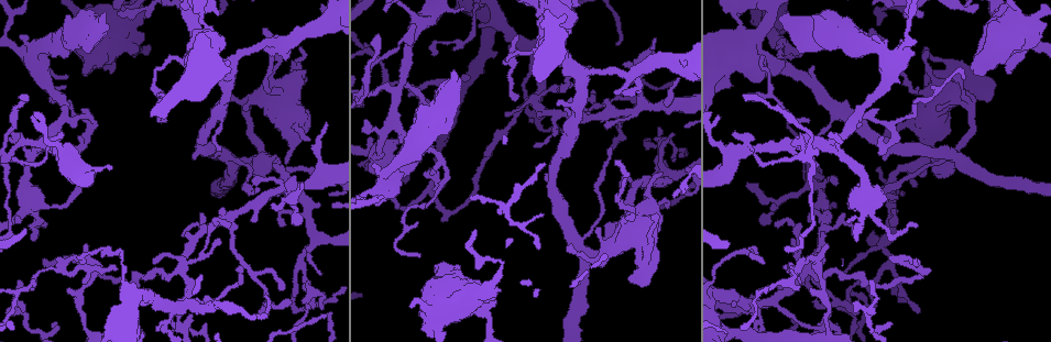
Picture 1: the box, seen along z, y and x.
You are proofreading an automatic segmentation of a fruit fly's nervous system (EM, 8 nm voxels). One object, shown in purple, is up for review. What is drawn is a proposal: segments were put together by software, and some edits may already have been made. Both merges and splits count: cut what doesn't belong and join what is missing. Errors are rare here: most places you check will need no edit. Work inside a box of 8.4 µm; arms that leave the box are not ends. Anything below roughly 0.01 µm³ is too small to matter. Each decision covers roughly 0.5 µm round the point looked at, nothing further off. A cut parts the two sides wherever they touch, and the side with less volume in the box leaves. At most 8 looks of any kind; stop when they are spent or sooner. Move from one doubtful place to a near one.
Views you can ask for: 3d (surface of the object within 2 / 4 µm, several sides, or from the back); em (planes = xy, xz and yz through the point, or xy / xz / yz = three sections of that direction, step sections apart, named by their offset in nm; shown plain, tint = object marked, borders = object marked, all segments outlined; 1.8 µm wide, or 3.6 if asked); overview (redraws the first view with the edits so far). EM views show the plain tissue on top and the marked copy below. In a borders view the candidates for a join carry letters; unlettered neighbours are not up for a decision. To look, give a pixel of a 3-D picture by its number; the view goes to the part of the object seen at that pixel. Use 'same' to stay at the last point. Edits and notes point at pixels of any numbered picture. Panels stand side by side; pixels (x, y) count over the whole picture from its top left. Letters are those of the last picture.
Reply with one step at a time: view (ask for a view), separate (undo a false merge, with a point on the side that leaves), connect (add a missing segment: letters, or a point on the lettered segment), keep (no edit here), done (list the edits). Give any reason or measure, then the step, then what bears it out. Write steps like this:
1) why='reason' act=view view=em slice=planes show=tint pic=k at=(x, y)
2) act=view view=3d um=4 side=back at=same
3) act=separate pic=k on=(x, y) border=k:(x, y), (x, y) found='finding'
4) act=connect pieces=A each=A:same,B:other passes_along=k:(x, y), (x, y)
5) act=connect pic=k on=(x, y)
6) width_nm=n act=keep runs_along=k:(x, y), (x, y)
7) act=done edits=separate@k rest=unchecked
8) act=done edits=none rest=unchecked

why='thick end' act=view view=em slice=planes show=borders pic=1 at=(84, 74)

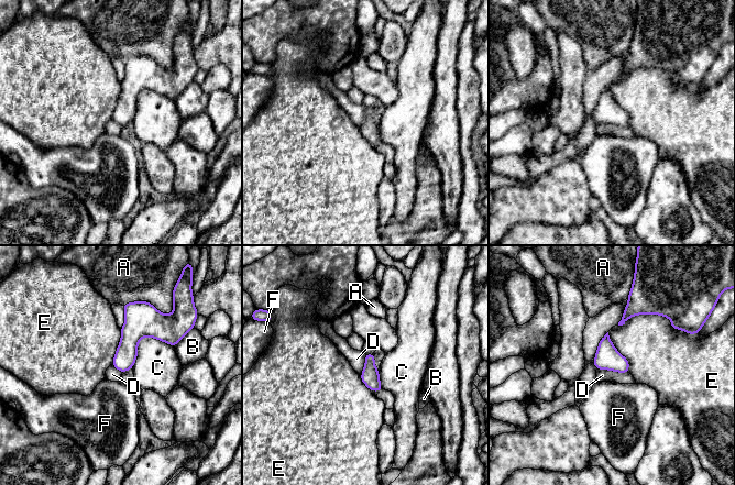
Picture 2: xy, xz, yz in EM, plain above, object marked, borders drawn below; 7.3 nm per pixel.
act=keep each=A:other,B:other,C:other,D:other,E:other,F:other border=2:(598, 368), (627, 373) found='no lettered segment goes on from it'

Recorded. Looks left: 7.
why='arms run side by side' act=view view=em slice=planes show=borders pic=1 at=(182, 270)

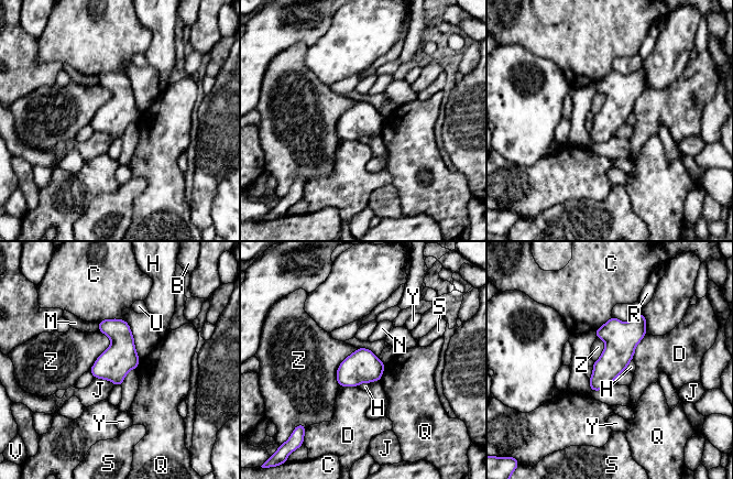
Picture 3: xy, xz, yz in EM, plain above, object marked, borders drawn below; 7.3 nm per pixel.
act=keep each=B:other,C:other,D:other,H:other,J:other,M:other,N:other,Q:other,R:other,S:other,U:other,V:other,Y:other,Z:other runs_along=3:(642, 317), (593, 388) found='continuous, no second neuron'

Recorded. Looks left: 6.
why='thick turns thin' act=view view=3d um=2 pic=1 at=(276, 43)

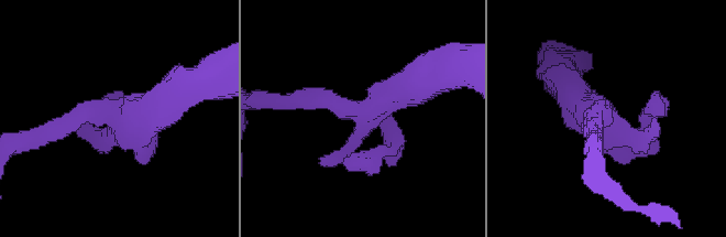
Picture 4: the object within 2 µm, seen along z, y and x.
act=view view=em slice=planes show=borders pic=4 at=(114, 114)

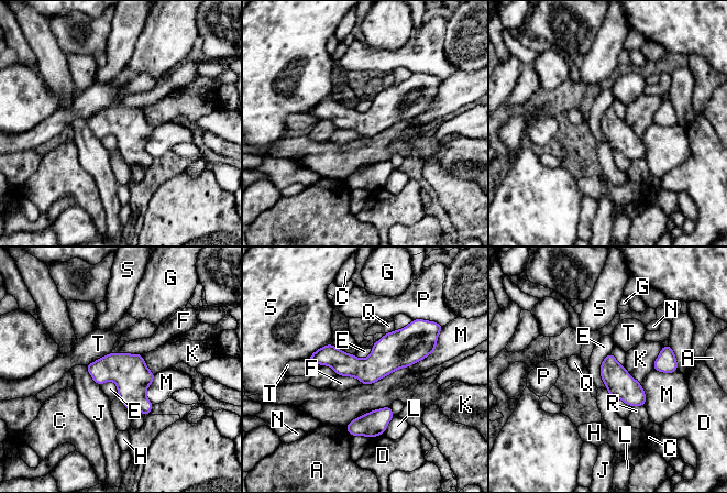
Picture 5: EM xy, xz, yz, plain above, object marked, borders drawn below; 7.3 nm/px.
act=keep each=A:other,C:other,D:other,E:other,F:other,G:other,H:other,J:other,K:other,L:other,M:other,N:other,P:other,Q:other,R:other,S:other,T:other found='all the same neuron'

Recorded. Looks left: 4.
act=done edits=none rest=unchecked

